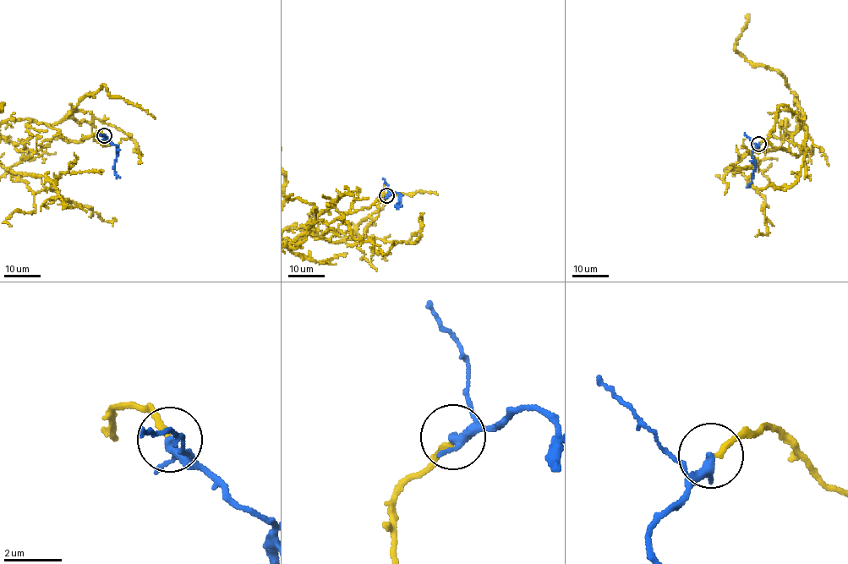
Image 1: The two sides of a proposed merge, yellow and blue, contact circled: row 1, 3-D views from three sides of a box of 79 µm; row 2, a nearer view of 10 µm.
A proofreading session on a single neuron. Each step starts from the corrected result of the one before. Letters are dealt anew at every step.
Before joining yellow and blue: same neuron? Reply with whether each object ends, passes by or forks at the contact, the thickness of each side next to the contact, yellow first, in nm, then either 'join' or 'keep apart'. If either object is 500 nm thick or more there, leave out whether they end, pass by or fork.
yellow ends there; blue passes by; 190 nm thick on the yellow side, 240 nm on the other; join

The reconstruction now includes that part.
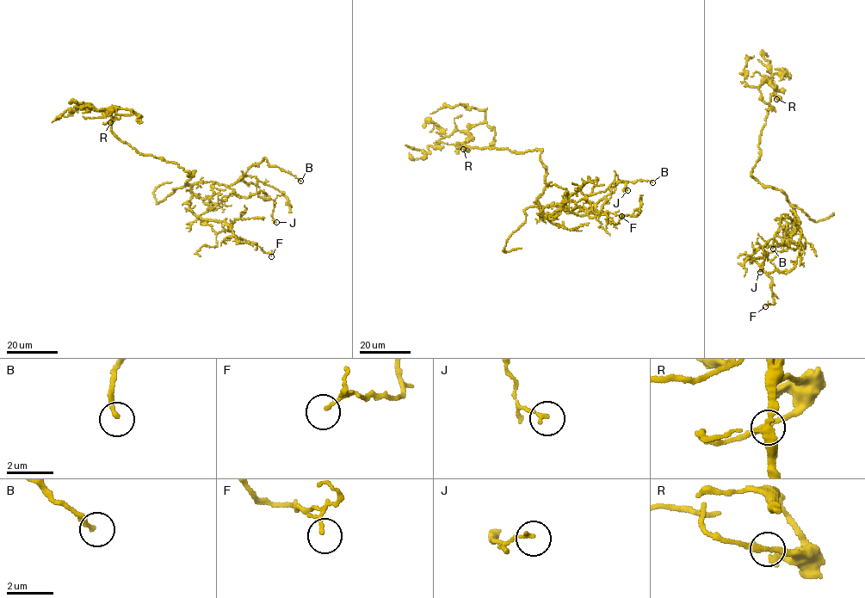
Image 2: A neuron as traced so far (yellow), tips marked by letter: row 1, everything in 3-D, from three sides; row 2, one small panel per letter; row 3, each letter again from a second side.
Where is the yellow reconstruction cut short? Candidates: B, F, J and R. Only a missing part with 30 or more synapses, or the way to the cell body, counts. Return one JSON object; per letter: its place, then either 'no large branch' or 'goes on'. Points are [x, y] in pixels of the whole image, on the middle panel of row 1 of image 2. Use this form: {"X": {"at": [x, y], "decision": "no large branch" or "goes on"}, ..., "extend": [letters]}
{"B": {"at": [652, 182], "decision": "no large branch"}, "F": {"at": [621, 216], "decision": "no large branch"}, "J": {"at": [627, 190], "decision": "no large branch"}, "R": {"at": [463, 149], "decision": "no large branch"}, "extend": []}

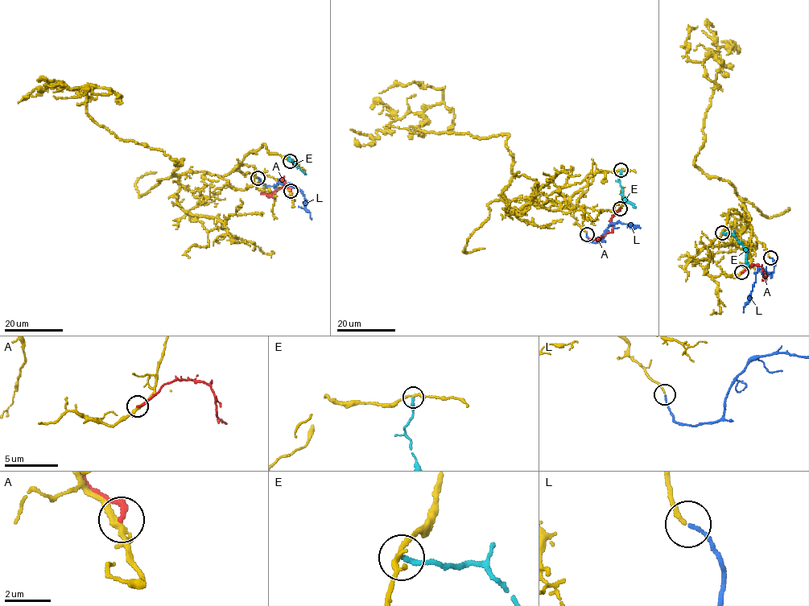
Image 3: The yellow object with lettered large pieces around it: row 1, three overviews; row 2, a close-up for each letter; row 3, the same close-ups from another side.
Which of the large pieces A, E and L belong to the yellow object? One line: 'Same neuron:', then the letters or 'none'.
Same neuron: L

